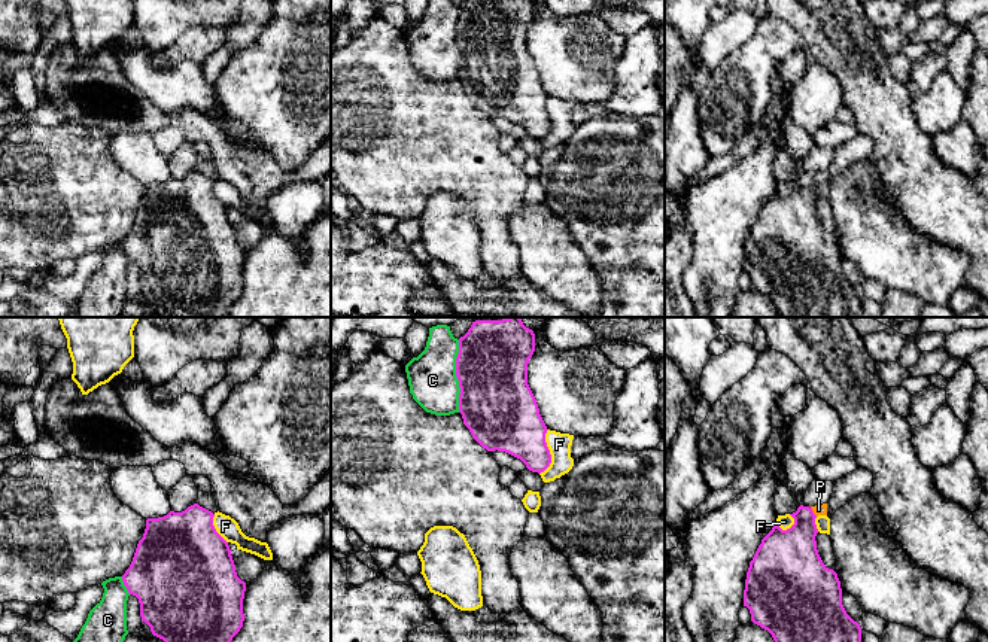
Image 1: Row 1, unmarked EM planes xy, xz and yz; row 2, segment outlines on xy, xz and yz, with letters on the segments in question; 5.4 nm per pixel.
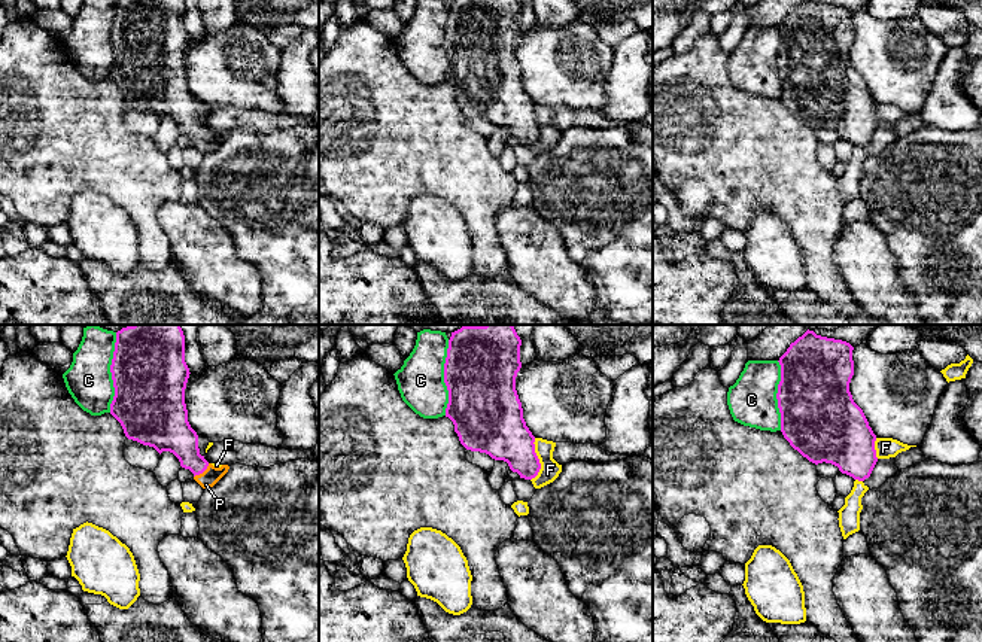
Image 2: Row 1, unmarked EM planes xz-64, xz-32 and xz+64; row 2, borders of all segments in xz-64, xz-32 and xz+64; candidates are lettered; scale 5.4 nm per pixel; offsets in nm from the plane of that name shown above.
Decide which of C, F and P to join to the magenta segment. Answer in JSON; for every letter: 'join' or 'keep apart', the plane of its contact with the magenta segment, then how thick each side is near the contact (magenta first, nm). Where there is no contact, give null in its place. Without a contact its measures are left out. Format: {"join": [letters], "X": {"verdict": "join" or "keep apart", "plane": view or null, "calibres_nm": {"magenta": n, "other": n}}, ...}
{"join": ["P"], "C": {"verdict": "keep apart", "plane": "xz", "calibres_nm": {"magenta": 400, "other": 260}}, "F": {"verdict": "keep apart", "plane": "xz", "calibres_nm": {"magenta": 300, "other": 130}}, "P": {"verdict": "join", "plane": "yz", "calibres_nm": {"magenta": 260, "other": 60}}}

